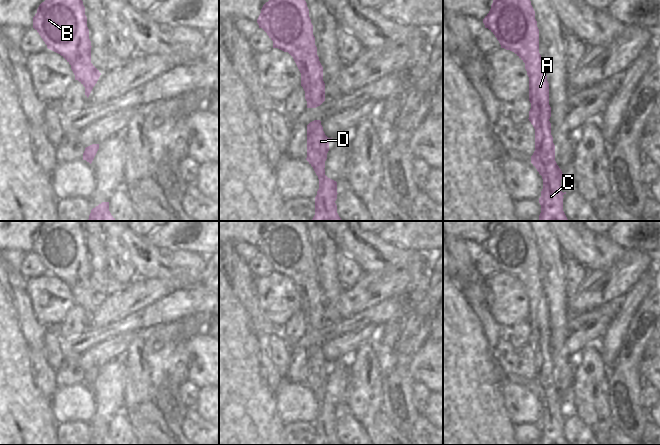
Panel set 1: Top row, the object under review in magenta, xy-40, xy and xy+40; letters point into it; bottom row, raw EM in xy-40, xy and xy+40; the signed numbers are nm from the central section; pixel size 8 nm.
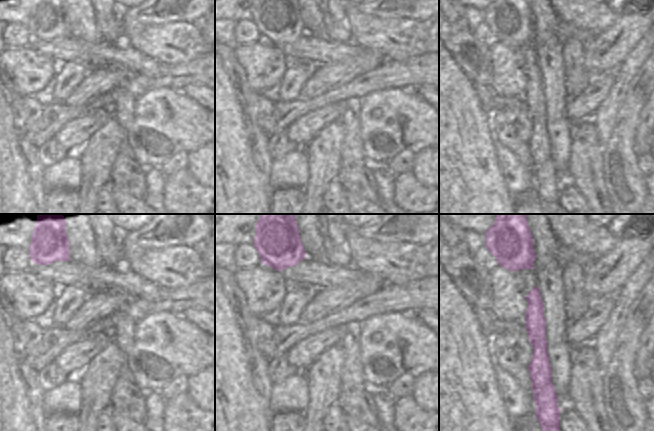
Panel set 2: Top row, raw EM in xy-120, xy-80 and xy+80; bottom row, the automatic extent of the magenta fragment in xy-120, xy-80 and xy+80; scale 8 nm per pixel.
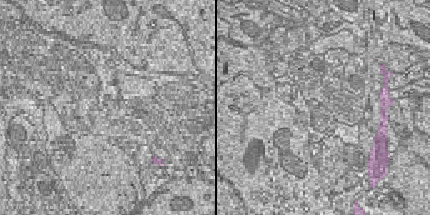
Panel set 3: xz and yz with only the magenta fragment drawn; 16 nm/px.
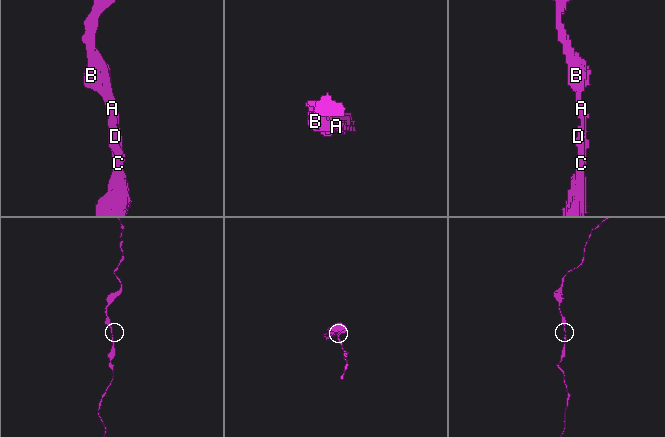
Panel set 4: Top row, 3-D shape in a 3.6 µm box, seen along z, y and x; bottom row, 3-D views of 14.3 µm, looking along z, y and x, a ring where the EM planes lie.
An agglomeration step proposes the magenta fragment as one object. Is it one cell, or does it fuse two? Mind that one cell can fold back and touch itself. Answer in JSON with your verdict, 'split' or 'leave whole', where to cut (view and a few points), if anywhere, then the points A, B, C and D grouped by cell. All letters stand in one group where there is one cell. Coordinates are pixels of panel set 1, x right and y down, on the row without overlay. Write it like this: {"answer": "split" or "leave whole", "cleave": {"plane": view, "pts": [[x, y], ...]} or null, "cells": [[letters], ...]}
{"answer": "leave whole", "cleave": null, "cells": [["A", "B", "C", "D"]]}

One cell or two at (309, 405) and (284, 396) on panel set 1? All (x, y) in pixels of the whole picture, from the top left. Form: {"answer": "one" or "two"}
{"answer": "one"}

